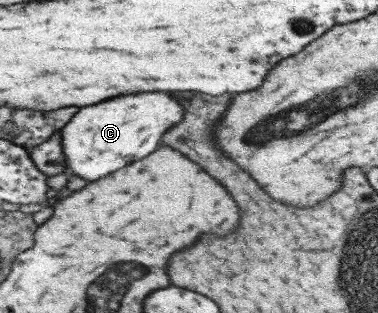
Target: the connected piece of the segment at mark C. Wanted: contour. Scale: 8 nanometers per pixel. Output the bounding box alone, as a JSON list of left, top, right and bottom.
[60,93,183,181]

